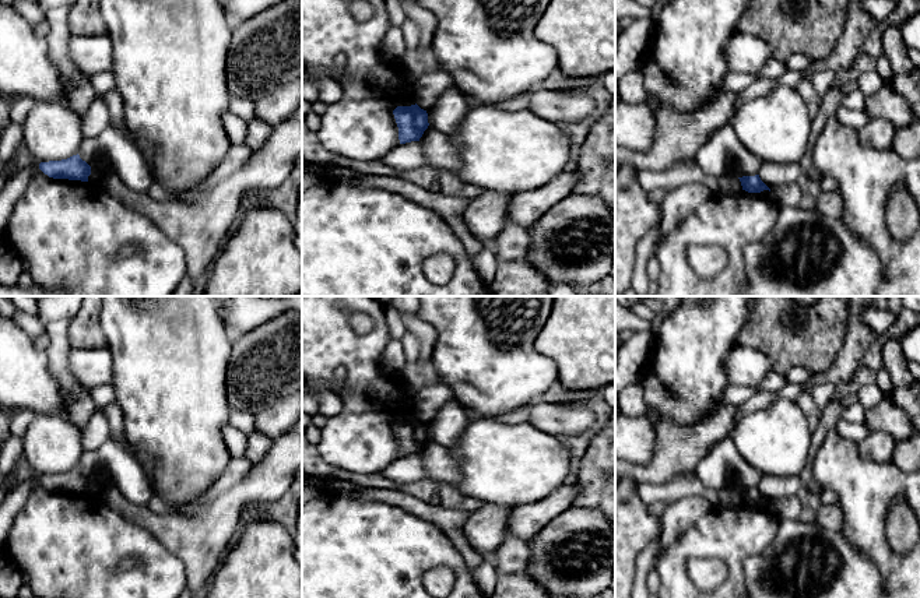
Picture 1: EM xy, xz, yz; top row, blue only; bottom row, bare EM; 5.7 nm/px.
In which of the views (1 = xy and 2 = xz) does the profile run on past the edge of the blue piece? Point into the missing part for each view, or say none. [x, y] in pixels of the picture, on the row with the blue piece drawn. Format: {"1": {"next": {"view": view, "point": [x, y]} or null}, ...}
{"1": {"next": null}, "2": {"next": null}}

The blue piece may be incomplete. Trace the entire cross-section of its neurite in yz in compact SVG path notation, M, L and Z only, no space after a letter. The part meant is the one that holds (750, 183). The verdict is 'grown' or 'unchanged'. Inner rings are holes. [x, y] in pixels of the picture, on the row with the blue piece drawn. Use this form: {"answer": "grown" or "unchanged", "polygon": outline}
{"answer": "unchanged", "polygon": "M759 175L742 176L738 179L741 182L742 190L745 190L748 193L761 193L763 190L770 191L770 189L761 180Z"}

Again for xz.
{"answer": "unchanged", "polygon": "M417 103L411 106L397 106L393 110L397 127L400 144L419 141L424 131L428 129L428 113Z"}

